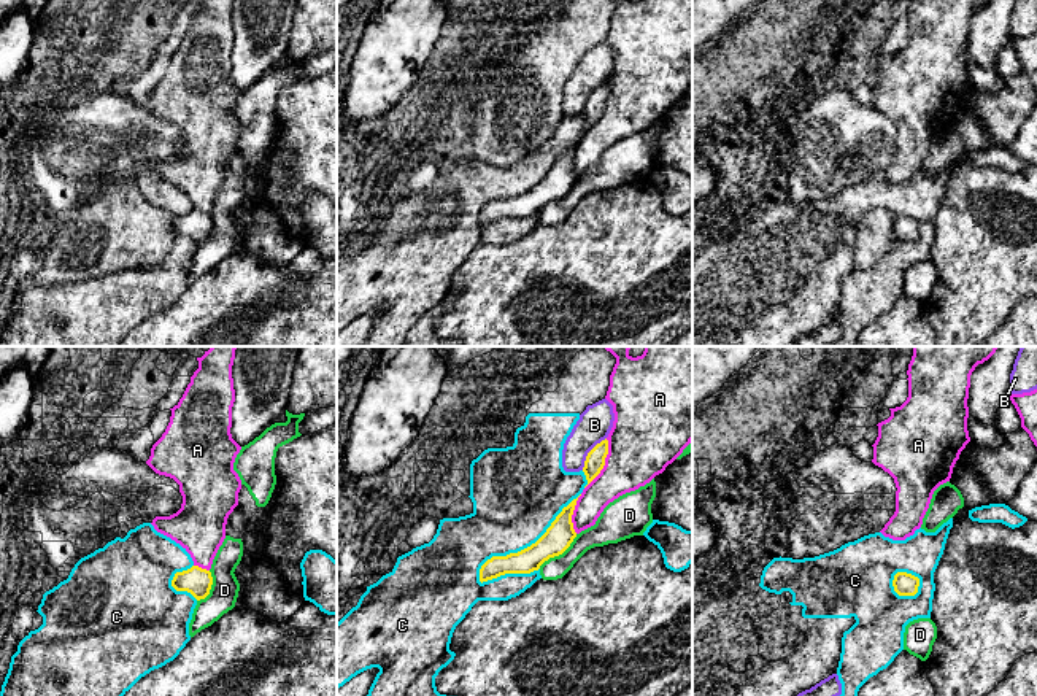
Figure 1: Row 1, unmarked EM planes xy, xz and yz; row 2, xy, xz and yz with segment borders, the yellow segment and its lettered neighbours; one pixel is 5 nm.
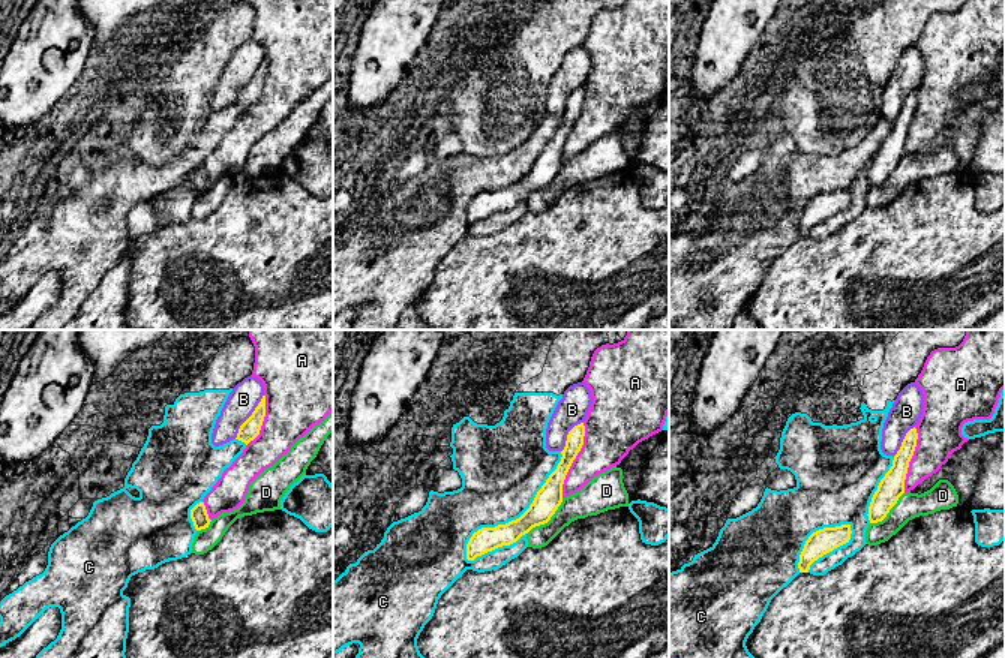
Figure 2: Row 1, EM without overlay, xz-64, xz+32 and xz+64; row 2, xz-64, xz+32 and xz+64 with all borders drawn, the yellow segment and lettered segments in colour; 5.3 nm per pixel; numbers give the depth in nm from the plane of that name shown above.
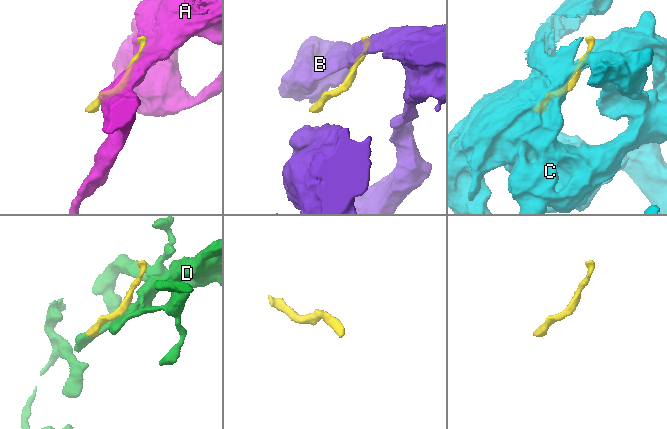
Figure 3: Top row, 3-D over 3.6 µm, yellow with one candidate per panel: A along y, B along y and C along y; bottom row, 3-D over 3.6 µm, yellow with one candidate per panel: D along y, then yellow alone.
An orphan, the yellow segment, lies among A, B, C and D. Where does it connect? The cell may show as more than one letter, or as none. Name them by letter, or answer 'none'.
D

